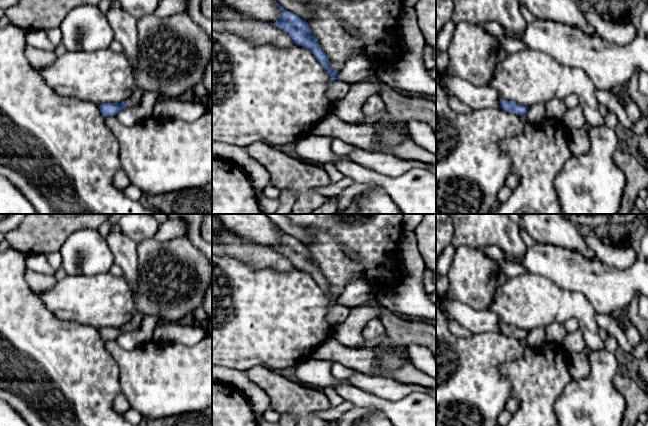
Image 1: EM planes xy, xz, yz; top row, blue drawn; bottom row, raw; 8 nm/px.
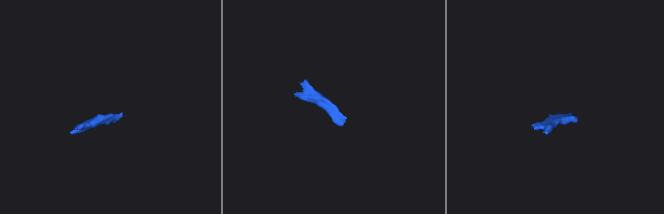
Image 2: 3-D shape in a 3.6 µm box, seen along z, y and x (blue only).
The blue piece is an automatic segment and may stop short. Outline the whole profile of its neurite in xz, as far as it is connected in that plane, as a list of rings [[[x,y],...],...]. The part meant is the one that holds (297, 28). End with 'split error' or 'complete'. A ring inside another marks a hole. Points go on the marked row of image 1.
[[[275,0],[274,2],[281,9],[281,13],[280,19],[273,25],[287,33],[296,45],[304,46],[311,50],[319,63],[328,71],[332,82],[337,80],[339,72],[330,67],[328,56],[320,47],[317,39],[311,34],[307,22],[298,15],[284,9]]]; complete

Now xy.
[[[136,89],[129,98],[120,103],[104,103],[98,106],[101,113],[105,117],[108,117],[117,115],[120,111],[122,111],[126,107],[132,107],[137,105],[140,102],[140,100],[141,100],[141,92],[138,89]]]; split error

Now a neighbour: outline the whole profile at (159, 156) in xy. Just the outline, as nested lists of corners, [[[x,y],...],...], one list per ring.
[[[212,108],[194,122],[151,116],[135,125],[125,126],[113,115],[106,117],[106,125],[118,140],[121,170],[126,173],[131,185],[144,193],[144,197],[212,183]]]

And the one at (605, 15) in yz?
[[[598,7],[597,9],[601,18],[605,21],[609,21],[616,24],[627,24],[630,22],[629,14],[620,19],[615,19],[604,7]]]

